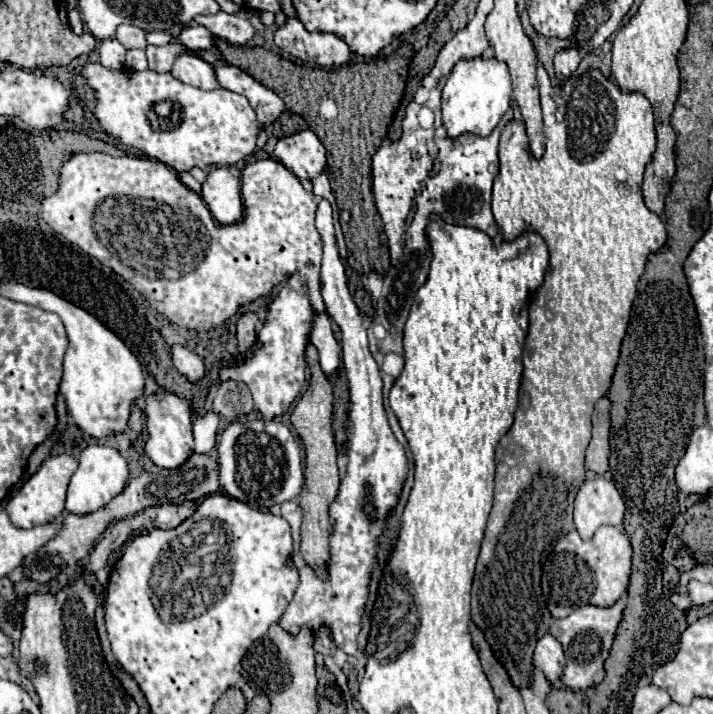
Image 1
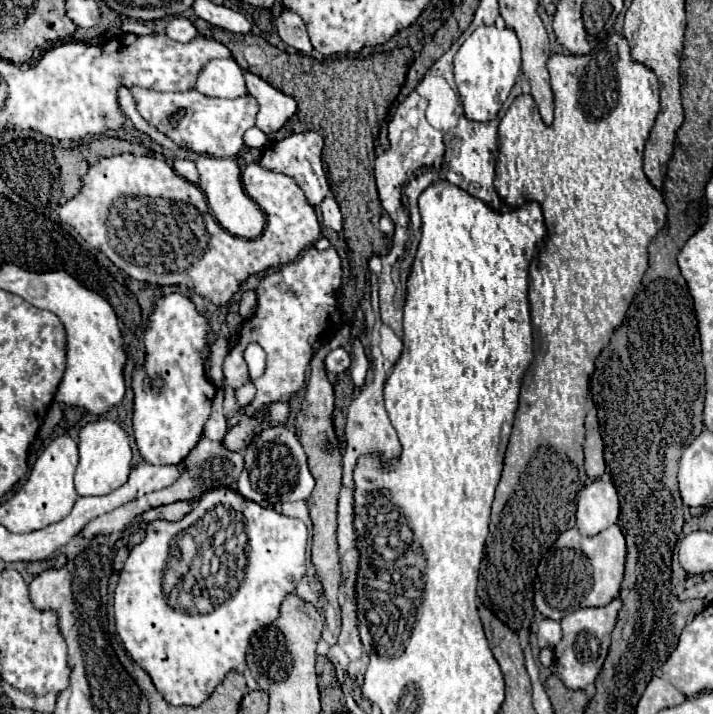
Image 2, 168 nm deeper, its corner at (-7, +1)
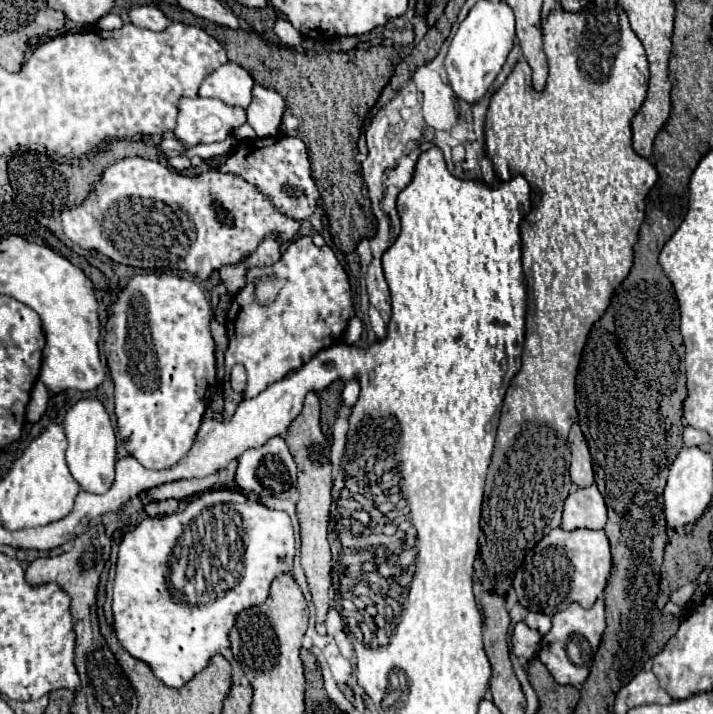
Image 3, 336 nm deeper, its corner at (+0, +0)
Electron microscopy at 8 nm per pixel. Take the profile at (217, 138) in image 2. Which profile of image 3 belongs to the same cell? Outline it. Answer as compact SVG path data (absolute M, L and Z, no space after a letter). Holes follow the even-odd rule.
M180 99L176 139L194 147L198 143L224 141L238 125L246 123L246 111L224 105L220 99Z

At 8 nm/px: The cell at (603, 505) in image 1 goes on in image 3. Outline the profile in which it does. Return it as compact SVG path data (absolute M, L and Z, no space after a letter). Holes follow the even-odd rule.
M596 485L576 489L564 501L562 529L604 529L606 525L606 505Z

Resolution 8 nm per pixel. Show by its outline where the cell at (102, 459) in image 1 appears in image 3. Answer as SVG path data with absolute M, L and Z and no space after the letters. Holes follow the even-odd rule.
M82 397L74 403L64 417L64 431L68 437L66 463L72 477L80 483L84 491L104 493L114 481L114 463L116 463L116 433L112 429L110 417L104 405L96 397Z

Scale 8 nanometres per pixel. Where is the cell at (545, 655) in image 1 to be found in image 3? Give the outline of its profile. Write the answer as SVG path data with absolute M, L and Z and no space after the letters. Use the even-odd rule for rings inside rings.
M528 613L528 617L526 617L526 625L528 627L532 627L532 629L538 629L542 635L544 633L548 633L550 631L550 617L548 615L544 615L544 613Z

